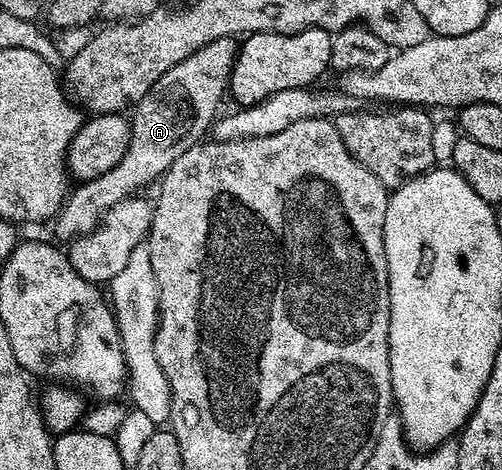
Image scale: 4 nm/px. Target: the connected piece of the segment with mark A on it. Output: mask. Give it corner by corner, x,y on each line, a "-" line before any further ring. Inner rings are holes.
235,37
219,38
198,48
198,52
186,56
186,60
174,64
174,68
170,68
170,72
166,72
166,76
158,76
158,80
148,89
146,96
142,96
142,100
135,103
134,109
131,111
132,139
128,145
126,156
122,156
119,164
110,168
110,172
106,172
101,178
81,182
69,193
68,197
64,199
64,205
60,207
60,213
54,219
58,237
75,240
81,234
88,234
95,226
100,225
100,219
111,210
114,204
118,204
123,198
133,197
137,192
143,191
140,190
143,186
150,185
152,181
153,185
157,180
163,178
164,173
170,168
170,164
174,164
174,160
178,160
178,156
182,156
182,152
186,152
186,148
196,145
211,131
218,117
216,109
219,108
220,101
226,98
228,81
234,68
237,49
238,42

